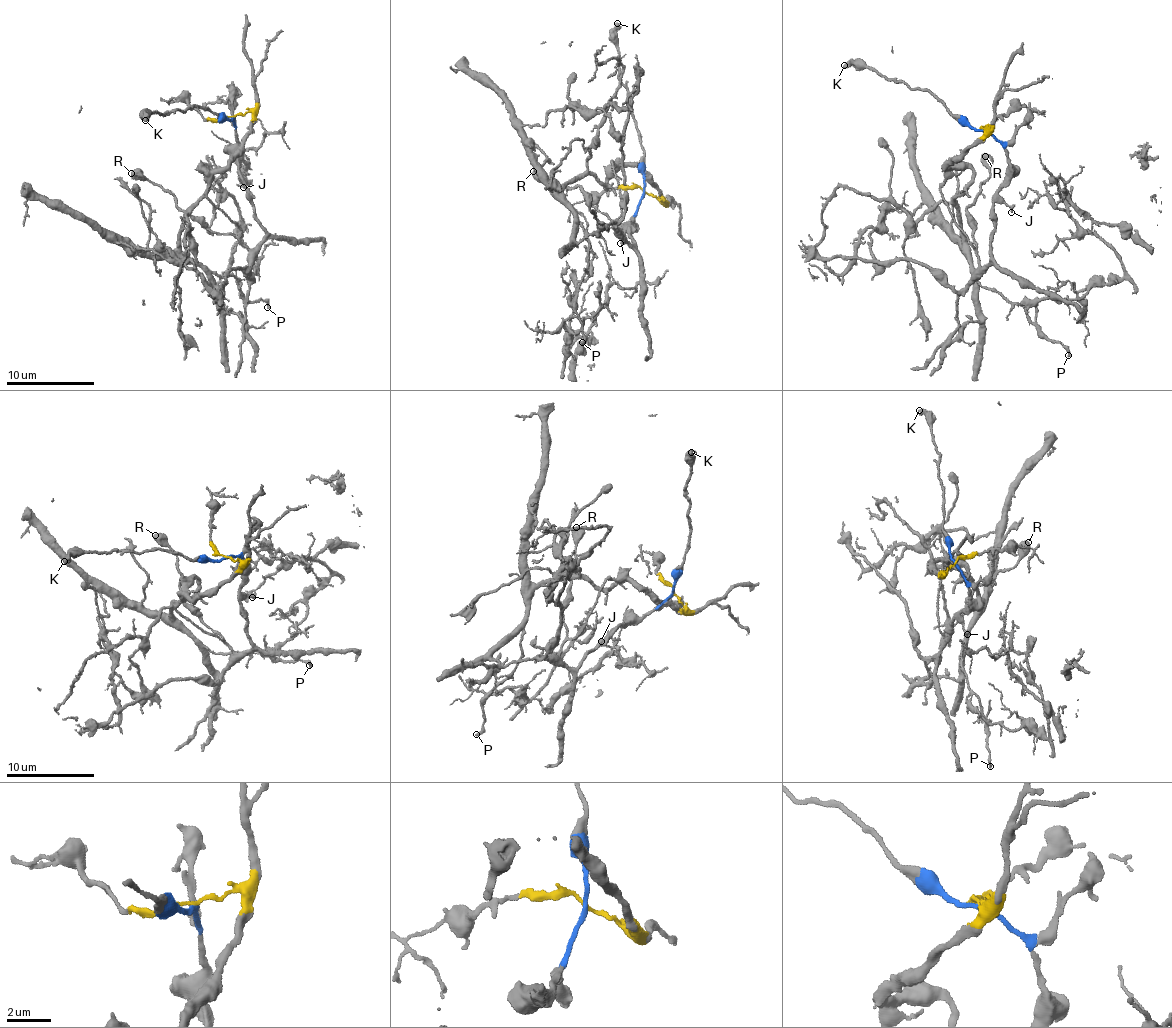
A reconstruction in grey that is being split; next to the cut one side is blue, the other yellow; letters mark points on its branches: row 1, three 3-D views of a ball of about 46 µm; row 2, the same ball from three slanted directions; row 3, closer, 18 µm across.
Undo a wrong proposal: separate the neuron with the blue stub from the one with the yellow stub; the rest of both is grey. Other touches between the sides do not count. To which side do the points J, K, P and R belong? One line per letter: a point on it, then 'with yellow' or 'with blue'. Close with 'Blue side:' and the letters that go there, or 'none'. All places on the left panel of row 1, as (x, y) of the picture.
J: place (243, 187); with blue
K: place (145, 120); with blue
P: place (267, 307); with yellow
R: place (131, 173); with blue
Blue side: J, K, R

